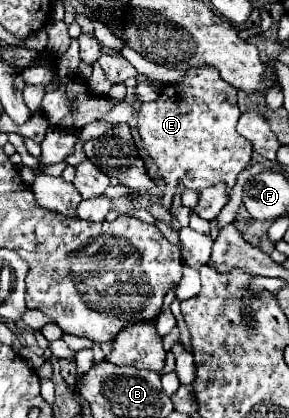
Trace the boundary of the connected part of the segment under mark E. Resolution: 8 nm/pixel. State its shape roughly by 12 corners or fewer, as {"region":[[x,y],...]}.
{"region":[[189,67],[139,105],[145,155],[165,181],[223,183],[249,165],[237,89]]}

